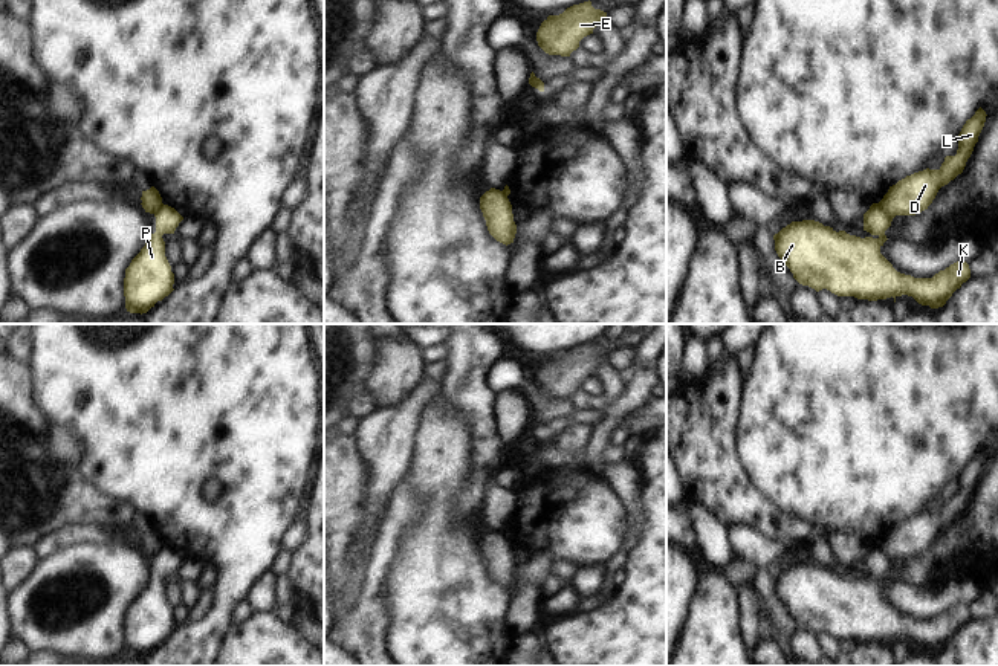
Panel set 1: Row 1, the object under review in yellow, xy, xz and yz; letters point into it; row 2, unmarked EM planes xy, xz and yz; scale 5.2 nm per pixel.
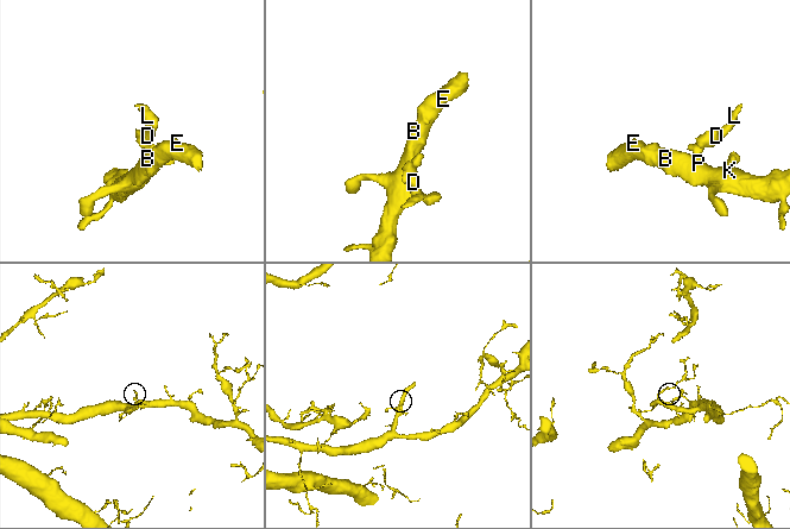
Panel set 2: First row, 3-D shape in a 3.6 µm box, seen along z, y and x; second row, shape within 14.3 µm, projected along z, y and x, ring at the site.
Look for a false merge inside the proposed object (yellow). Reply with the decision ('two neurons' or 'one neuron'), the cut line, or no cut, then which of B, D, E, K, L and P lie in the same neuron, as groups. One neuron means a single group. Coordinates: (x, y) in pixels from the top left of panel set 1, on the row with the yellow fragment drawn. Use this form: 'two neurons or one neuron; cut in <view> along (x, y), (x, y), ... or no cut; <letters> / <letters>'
two neurons; cut in yz along (876, 203), (891, 219); B E K P / D L

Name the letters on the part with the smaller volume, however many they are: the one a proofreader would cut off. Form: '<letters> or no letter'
D, L

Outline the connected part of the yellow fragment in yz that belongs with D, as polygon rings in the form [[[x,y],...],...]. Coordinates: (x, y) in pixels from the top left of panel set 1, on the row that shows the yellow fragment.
[[[980,107],[975,115],[966,121],[958,134],[958,150],[955,156],[946,156],[938,170],[923,170],[906,176],[877,203],[891,218],[896,215],[915,215],[928,209],[938,189],[963,173],[970,157],[978,136],[986,122],[986,112]]]

